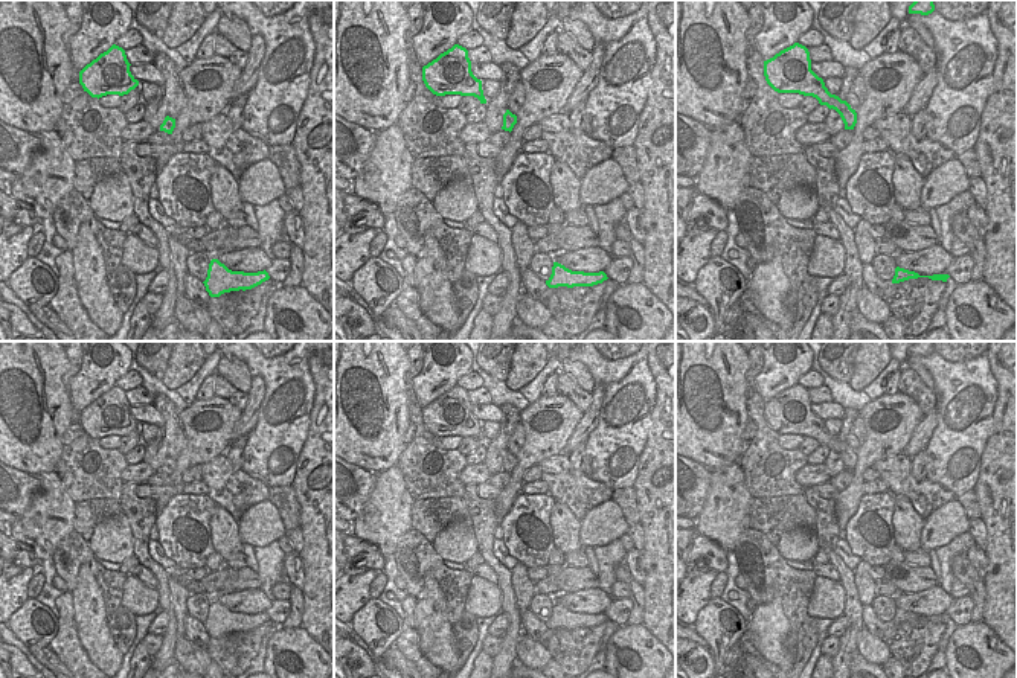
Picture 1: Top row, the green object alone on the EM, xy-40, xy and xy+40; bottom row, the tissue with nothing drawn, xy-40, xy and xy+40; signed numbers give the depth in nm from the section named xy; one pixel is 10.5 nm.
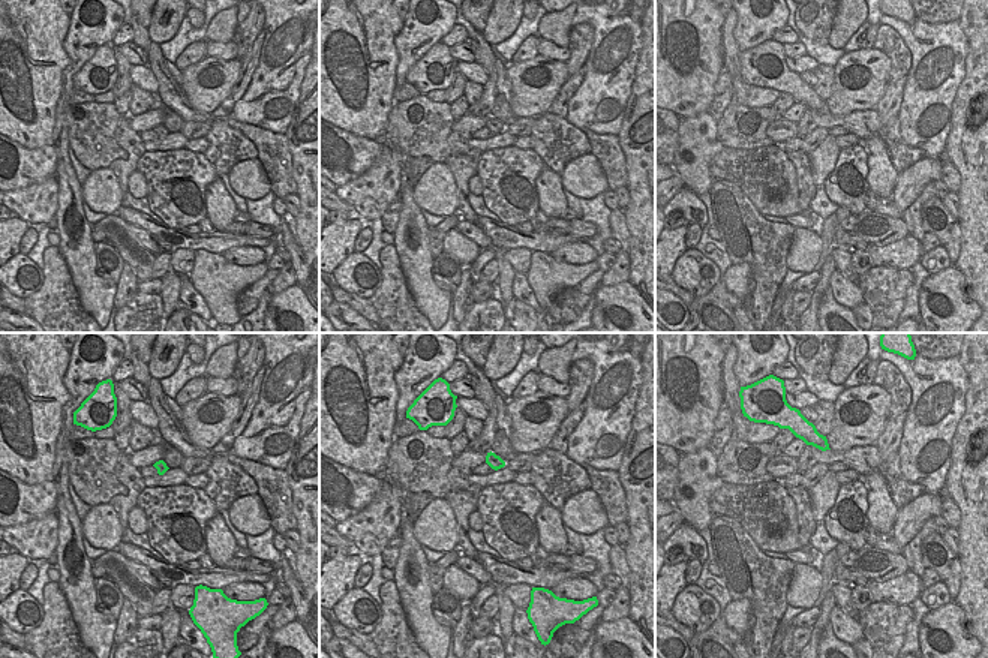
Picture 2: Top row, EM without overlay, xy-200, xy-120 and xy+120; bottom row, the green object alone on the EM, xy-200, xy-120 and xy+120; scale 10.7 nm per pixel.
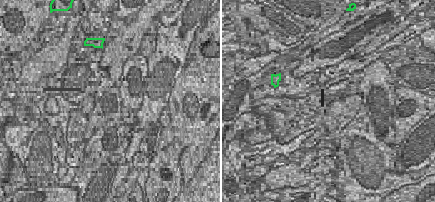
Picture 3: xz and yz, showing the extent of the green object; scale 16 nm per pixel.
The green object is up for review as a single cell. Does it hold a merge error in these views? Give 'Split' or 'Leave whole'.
Leave whole

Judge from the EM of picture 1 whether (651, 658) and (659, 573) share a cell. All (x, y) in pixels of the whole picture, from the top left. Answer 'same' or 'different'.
different

